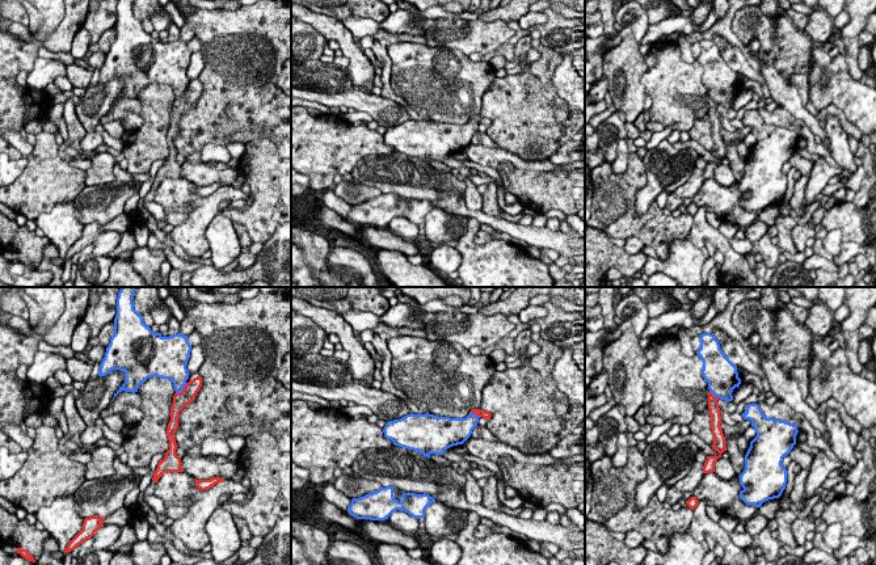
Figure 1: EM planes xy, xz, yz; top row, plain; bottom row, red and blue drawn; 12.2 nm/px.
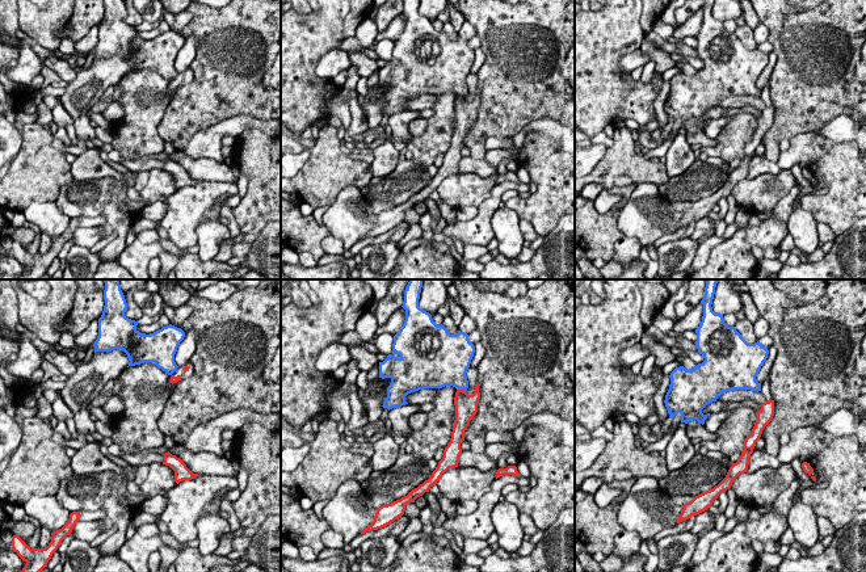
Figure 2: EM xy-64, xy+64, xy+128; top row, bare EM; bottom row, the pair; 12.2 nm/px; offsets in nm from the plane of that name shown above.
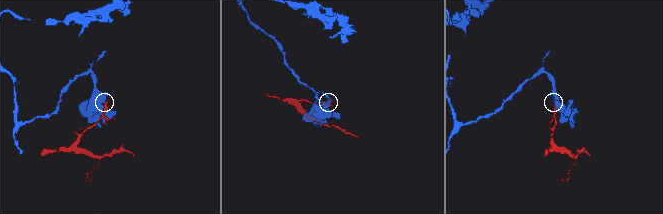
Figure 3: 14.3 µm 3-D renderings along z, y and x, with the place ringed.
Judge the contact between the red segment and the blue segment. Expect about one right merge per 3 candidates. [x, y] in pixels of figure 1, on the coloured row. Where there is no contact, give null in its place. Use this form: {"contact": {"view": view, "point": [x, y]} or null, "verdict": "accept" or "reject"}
{"contact": {"view": "xy", "point": [182, 389]}, "verdict": "reject"}

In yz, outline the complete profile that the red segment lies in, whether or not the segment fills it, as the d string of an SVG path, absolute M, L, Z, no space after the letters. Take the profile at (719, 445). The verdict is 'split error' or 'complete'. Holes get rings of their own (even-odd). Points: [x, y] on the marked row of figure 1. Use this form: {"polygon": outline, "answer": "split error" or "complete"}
{"polygon": "M708 392L708 409L711 414L711 429L715 438L713 444L711 446L715 451L717 451L719 456L707 456L707 460L703 467L704 473L715 472L715 463L719 458L721 458L721 454L727 451L725 447L725 437L723 434L723 430L720 427L721 416L720 416L720 408L717 402L717 397L715 397L711 392Z", "answer": "complete"}

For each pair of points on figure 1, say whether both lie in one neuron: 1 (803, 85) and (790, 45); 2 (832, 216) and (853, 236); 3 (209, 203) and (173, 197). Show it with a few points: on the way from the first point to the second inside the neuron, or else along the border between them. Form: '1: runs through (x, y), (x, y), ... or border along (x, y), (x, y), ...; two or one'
1: border along (796, 74), (788, 79); two
2: runs through (837, 218), (850, 231); one
3: border along (201, 197), (188, 205), (189, 210), (186, 213); two

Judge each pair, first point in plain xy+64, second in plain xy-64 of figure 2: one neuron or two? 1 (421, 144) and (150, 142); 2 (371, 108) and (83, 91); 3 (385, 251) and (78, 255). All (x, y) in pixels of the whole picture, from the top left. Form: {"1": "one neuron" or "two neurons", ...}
{"1": "one neuron", "2": "one neuron", "3": "one neuron"}

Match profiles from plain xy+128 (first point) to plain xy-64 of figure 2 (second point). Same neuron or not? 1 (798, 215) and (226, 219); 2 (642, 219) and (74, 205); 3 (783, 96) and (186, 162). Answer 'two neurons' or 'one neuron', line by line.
1: two neurons
2: two neurons
3: two neurons

